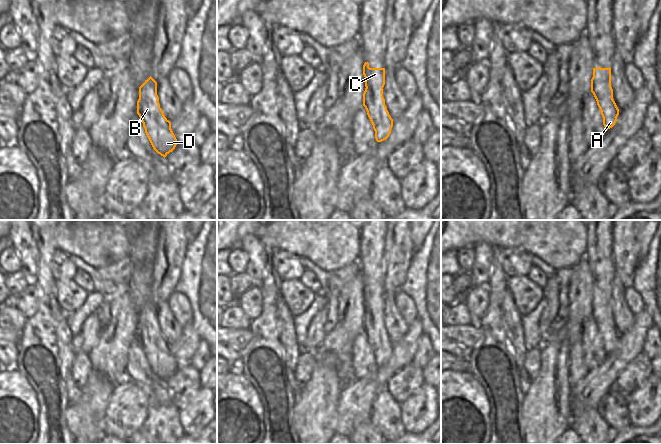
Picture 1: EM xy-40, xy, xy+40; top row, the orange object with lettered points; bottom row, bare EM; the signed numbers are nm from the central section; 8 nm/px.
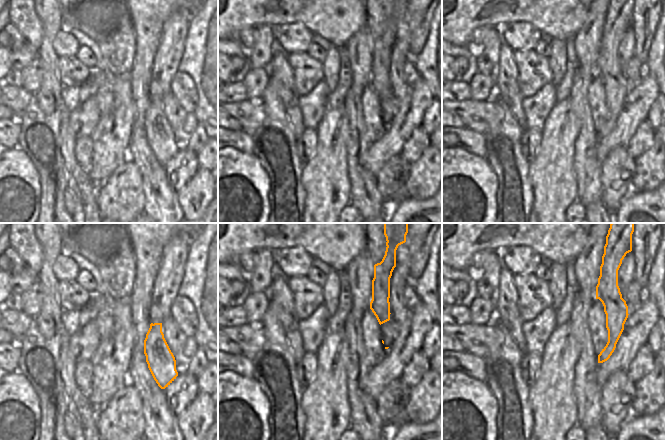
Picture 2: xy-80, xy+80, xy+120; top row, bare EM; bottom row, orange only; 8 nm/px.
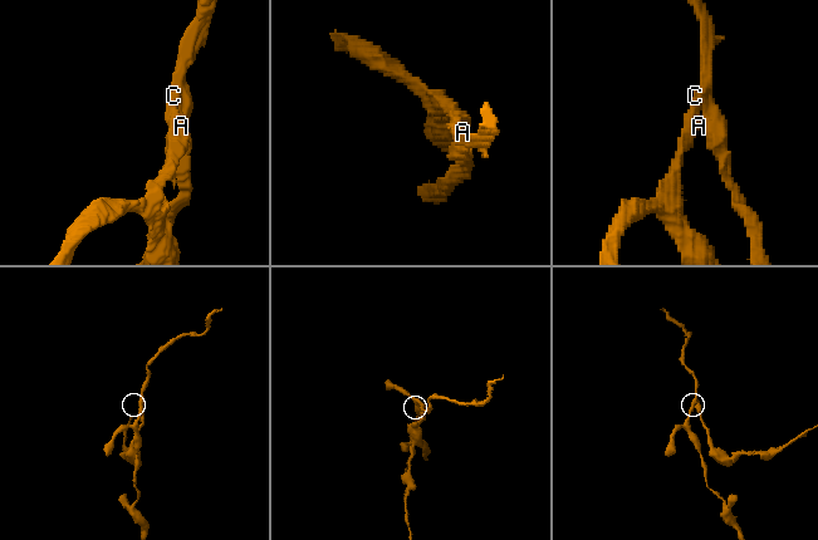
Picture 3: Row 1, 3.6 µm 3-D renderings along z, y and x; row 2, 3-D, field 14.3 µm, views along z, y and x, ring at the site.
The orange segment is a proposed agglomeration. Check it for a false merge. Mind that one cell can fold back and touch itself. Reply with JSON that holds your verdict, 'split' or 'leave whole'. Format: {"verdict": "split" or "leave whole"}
{"verdict": "split"}

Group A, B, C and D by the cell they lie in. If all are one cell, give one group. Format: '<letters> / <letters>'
A B D / C

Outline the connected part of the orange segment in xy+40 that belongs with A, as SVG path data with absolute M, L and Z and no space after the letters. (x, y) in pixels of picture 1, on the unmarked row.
M591 310L591 316L593 317L593 319L597 325L597 329L601 335L601 339L603 341L603 349L604 349L605 353L608 354L608 353L612 352L617 345L619 336L612 336L607 331L607 327L601 325L601 323L597 319L597 315L594 310Z

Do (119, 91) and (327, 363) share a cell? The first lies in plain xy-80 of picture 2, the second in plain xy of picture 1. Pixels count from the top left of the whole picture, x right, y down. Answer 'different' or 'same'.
different

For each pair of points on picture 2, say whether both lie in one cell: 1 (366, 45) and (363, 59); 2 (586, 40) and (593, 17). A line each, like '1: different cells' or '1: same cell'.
1: same cell
2: same cell

